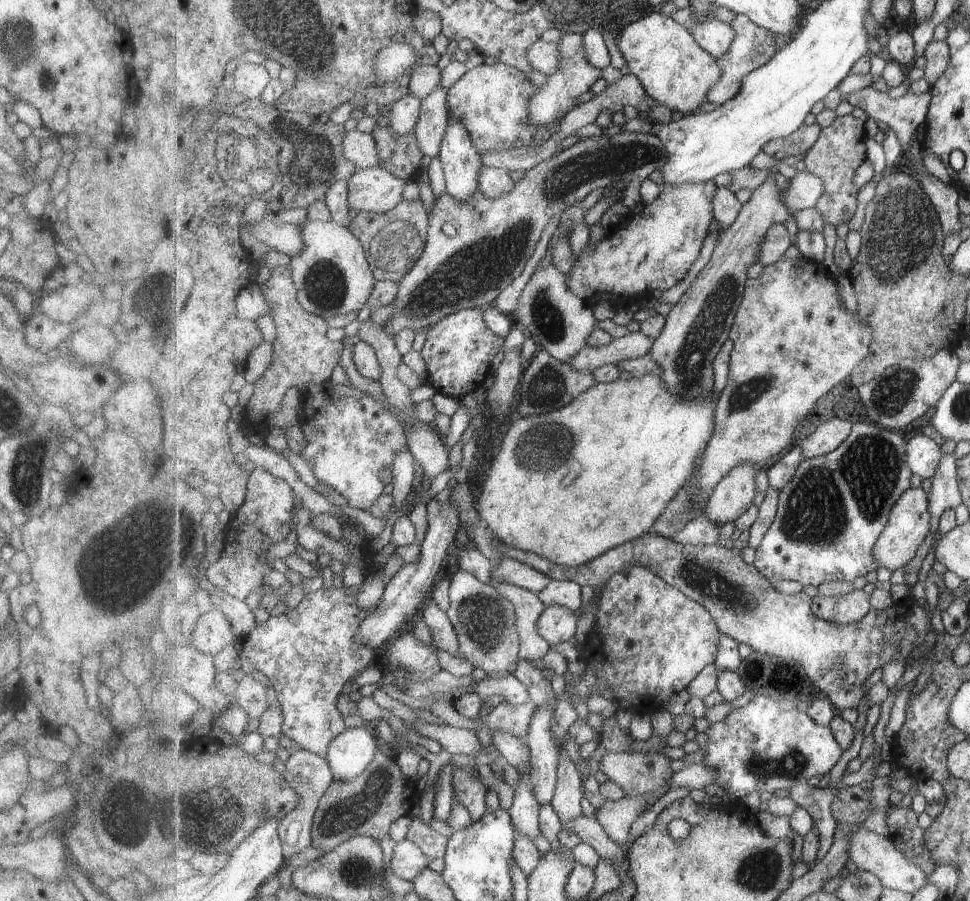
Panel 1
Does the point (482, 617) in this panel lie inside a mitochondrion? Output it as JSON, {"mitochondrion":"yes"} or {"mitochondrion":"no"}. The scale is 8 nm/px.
{"mitochondrion":"yes"}

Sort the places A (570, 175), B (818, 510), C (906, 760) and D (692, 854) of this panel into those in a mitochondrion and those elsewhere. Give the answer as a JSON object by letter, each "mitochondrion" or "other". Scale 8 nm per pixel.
{"A":"mitochondrion","B":"mitochondrion","C":"other","D":"other"}

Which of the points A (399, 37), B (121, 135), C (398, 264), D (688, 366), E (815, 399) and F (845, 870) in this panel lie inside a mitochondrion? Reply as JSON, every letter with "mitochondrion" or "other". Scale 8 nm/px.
{"A":"other","B":"other","C":"mitochondrion","D":"mitochondrion","E":"other","F":"other"}

